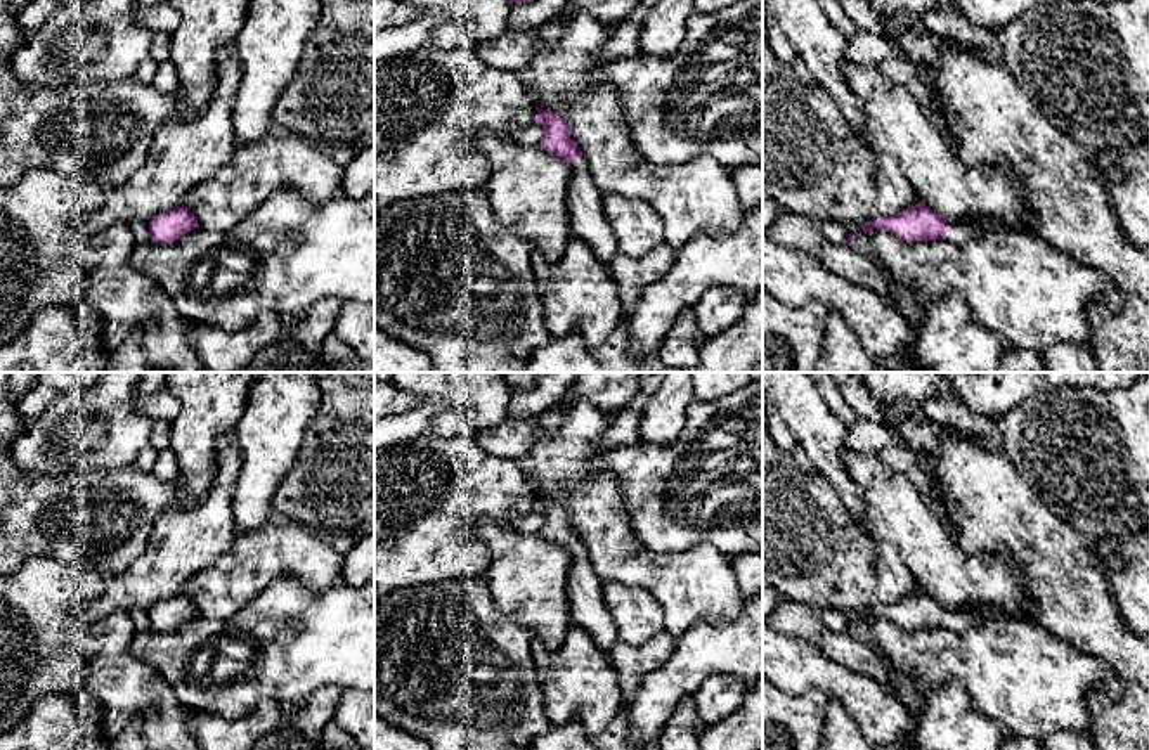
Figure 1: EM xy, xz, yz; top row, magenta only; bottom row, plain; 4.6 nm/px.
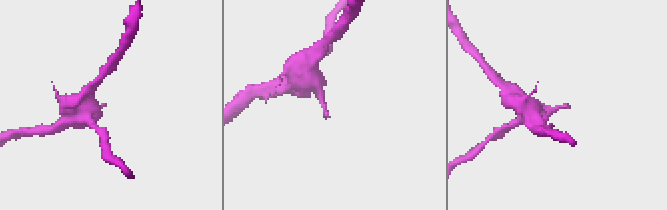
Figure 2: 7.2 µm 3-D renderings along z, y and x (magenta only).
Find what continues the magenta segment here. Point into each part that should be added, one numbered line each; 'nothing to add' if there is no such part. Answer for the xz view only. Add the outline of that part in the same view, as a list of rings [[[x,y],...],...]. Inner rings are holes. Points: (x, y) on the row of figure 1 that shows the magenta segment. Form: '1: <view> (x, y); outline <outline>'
1: xz (588, 222); outline [[[586,158],[570,163],[570,182],[567,208],[570,234],[584,241],[601,263],[607,263],[617,251],[617,237],[605,217],[601,192],[594,185]]]

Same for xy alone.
nothing to add

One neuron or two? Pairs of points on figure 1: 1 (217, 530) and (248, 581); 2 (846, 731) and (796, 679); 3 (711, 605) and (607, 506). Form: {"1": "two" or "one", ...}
{"1": "two", "2": "two", "3": "one"}

